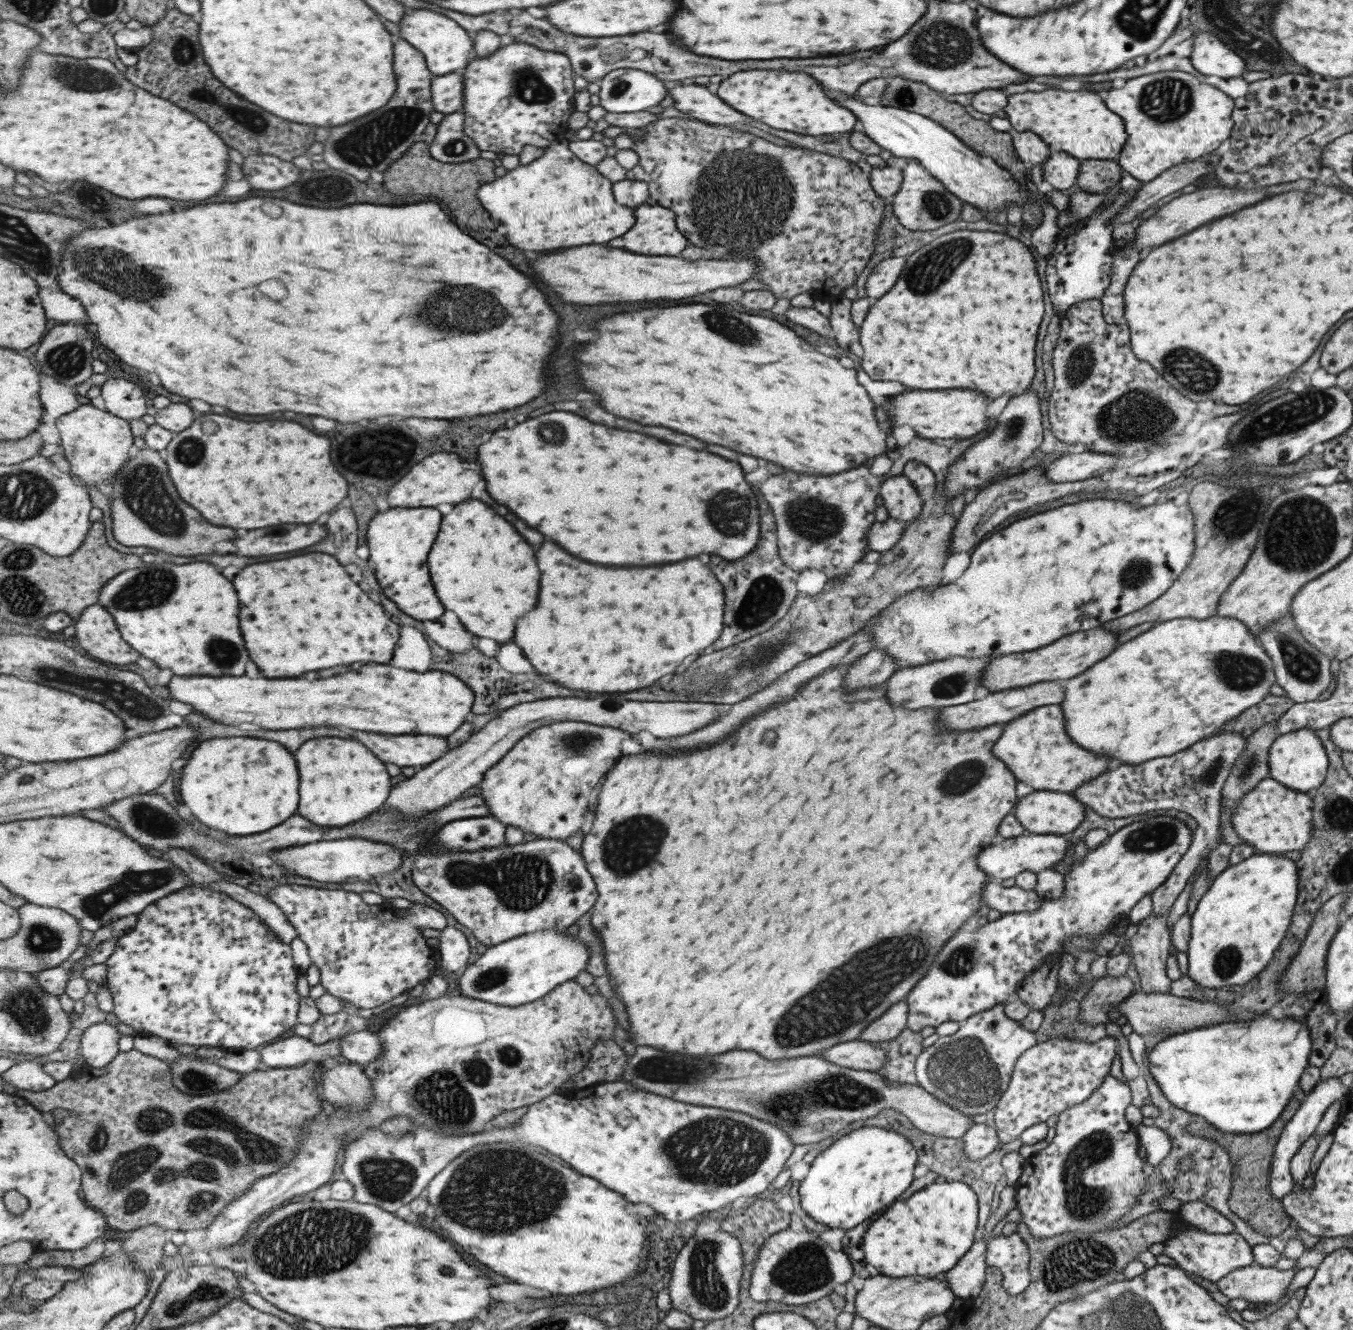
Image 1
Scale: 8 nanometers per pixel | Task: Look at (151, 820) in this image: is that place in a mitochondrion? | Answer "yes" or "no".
yes

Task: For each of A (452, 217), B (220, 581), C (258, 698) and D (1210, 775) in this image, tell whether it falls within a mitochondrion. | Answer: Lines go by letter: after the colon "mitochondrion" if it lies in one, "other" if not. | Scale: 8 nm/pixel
A: other
B: other
C: other
D: mitochondrion

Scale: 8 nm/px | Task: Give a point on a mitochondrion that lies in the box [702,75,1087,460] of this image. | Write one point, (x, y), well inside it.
(936, 266)

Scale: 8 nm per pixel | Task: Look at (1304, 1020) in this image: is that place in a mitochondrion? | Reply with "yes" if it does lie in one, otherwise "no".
no

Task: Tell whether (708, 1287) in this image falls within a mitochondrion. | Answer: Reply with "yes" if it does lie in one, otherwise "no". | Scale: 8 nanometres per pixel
yes

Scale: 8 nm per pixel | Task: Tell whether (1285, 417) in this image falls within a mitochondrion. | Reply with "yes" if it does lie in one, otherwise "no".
yes

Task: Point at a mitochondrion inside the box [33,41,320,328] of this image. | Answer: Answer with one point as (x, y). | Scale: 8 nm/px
(113, 270)

